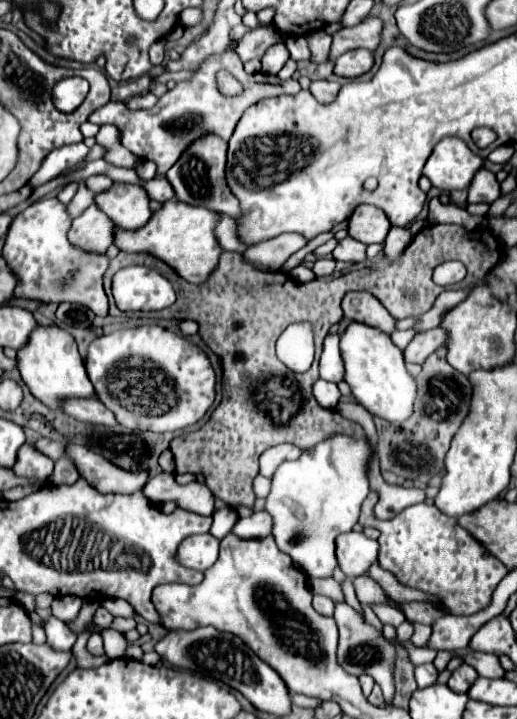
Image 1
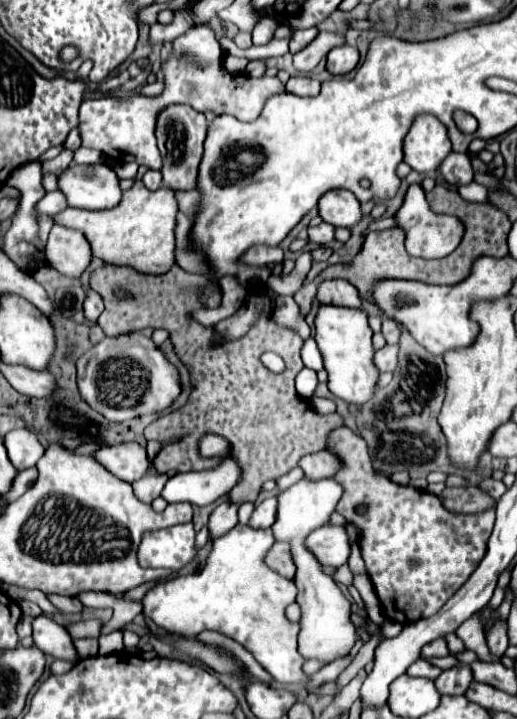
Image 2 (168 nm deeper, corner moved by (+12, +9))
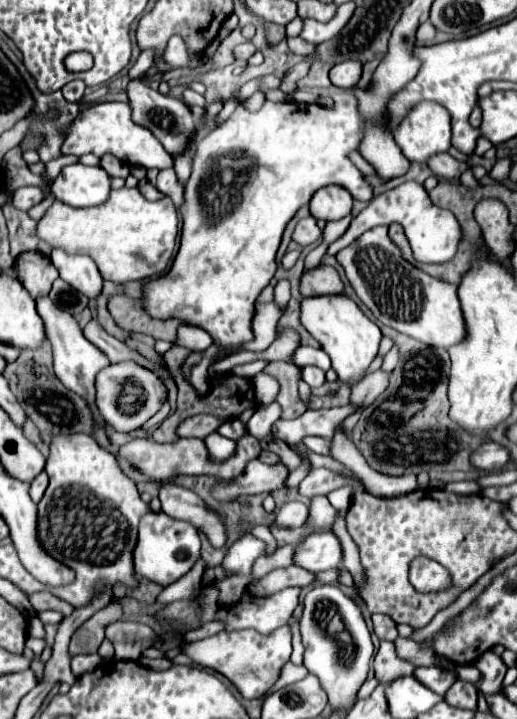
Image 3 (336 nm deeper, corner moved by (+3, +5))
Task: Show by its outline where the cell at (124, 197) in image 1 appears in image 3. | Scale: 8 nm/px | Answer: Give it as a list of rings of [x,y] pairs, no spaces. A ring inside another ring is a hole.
[[[75,163],[61,169],[51,185],[51,193],[71,207],[95,207],[109,199],[111,179],[101,167]]]

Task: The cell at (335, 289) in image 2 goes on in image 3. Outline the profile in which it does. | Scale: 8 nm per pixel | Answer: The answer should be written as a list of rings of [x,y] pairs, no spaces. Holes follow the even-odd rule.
[[[319,265],[317,269],[305,271],[301,277],[301,293],[305,297],[319,295],[345,295],[345,285],[333,267]]]

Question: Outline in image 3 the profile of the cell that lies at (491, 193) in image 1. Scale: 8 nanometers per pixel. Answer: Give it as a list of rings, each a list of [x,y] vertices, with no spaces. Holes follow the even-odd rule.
[[[439,153],[439,155],[431,157],[427,165],[431,167],[431,171],[433,171],[435,175],[439,175],[439,177],[443,177],[443,179],[447,179],[447,181],[455,181],[455,179],[459,179],[467,169],[471,169],[465,161],[457,161],[457,159],[451,157],[449,153]]]

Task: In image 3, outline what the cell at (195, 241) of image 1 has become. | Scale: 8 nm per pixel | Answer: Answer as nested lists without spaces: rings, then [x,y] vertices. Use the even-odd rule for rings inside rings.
[[[137,187],[111,191],[103,205],[87,209],[75,209],[55,201],[37,223],[37,235],[51,247],[61,247],[67,253],[89,255],[97,263],[103,279],[115,283],[143,281],[165,275],[173,257],[177,233],[179,219],[173,201],[169,201],[169,197],[147,201]]]

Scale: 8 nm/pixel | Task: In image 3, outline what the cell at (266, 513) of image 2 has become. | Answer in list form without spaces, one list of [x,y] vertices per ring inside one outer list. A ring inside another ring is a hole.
[[[287,501],[275,509],[275,525],[285,529],[297,529],[307,519],[307,505],[301,501]]]

